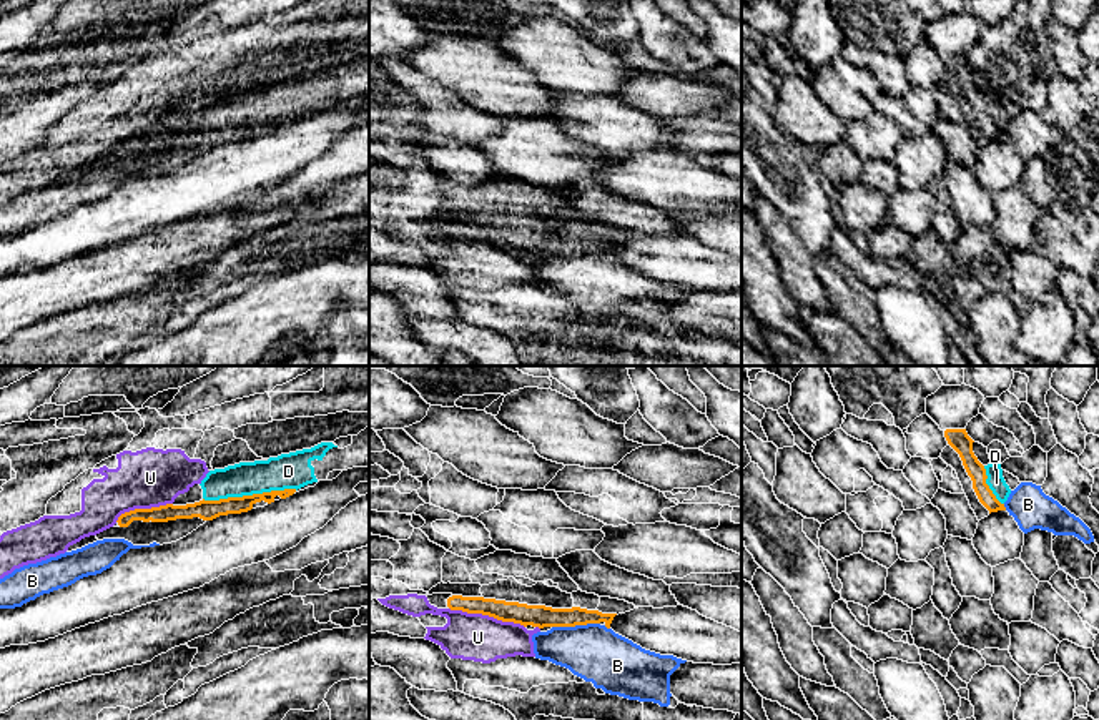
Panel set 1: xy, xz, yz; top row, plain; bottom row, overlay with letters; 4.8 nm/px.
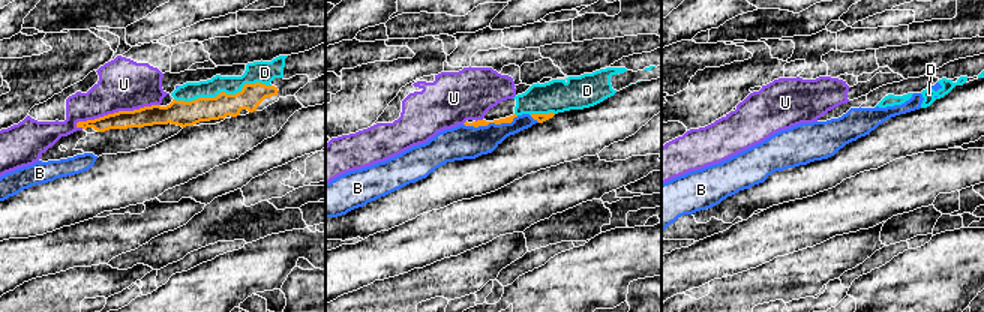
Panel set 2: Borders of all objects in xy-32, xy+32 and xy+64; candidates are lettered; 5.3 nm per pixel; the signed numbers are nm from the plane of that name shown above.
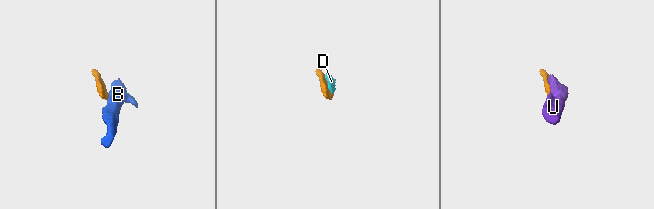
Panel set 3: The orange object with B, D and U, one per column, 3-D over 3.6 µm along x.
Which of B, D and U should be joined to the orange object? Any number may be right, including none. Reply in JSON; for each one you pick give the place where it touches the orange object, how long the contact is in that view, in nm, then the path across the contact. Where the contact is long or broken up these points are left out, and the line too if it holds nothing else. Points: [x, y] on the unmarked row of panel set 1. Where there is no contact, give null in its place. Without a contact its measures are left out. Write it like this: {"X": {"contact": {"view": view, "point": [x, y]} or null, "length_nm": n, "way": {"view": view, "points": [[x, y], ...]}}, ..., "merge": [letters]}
{"D": {"contact": {"view": "xy", "point": [250, 123]}, "length_nm": 460}, "merge": ["D"]}

